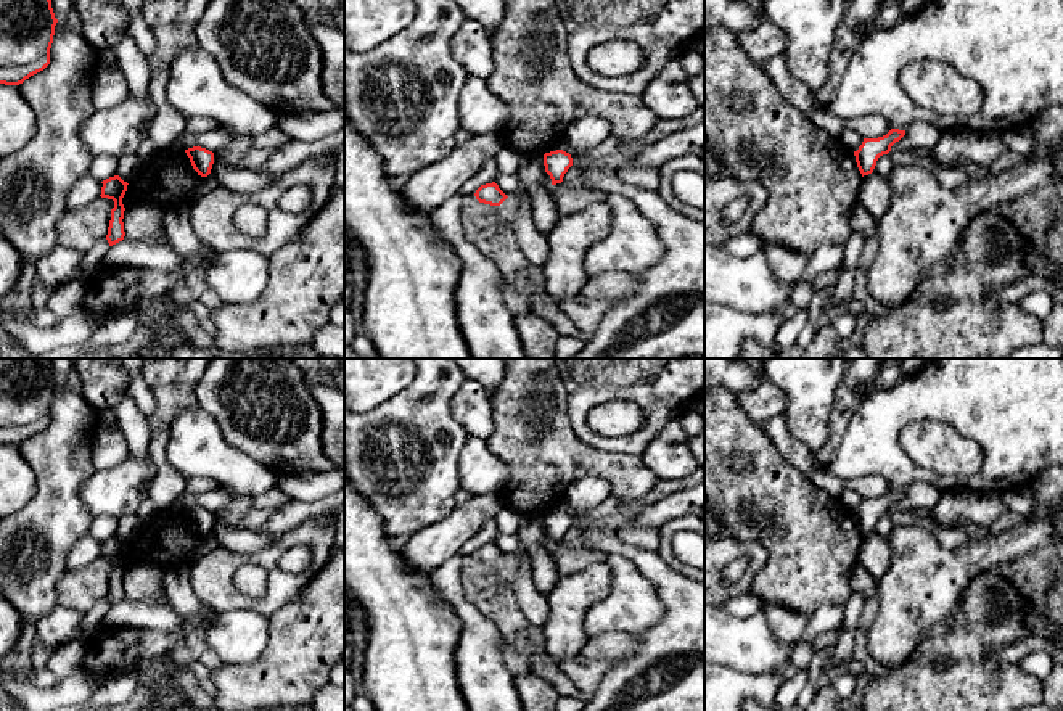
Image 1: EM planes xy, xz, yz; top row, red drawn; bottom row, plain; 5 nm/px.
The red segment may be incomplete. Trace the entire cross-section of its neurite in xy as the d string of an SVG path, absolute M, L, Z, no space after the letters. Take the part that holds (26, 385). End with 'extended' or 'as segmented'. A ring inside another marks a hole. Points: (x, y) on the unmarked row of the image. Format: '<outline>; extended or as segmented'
M0 359L0 444L19 446L50 425L56 383L50 359Z; as segmented

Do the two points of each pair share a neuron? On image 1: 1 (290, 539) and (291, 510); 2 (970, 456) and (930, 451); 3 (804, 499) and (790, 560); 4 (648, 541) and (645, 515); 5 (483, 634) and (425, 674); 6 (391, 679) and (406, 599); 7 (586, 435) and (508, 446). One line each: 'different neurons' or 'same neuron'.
1: different neurons
2: same neuron
3: same neuron
4: different neurons
5: different neurons
6: same neuron
7: different neurons

